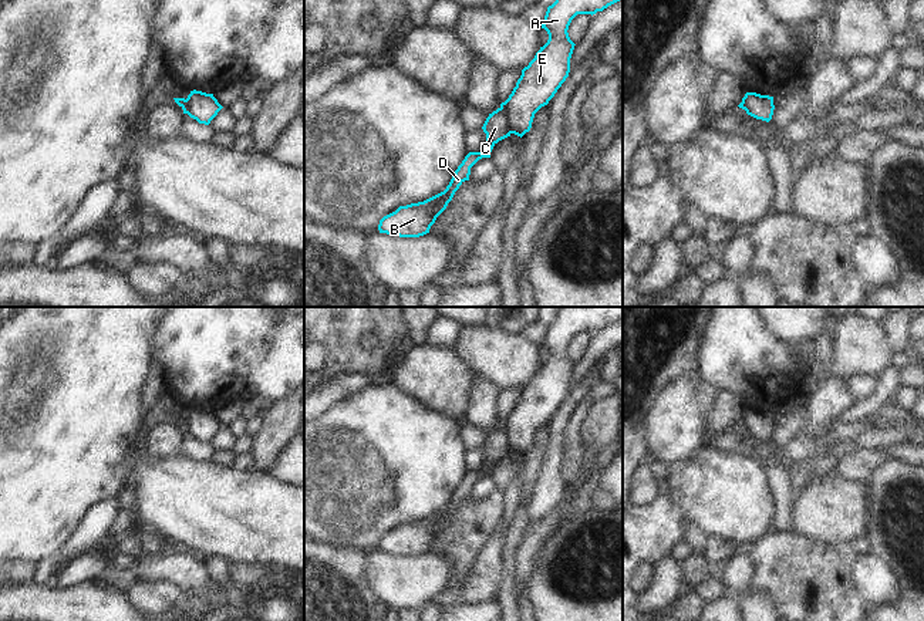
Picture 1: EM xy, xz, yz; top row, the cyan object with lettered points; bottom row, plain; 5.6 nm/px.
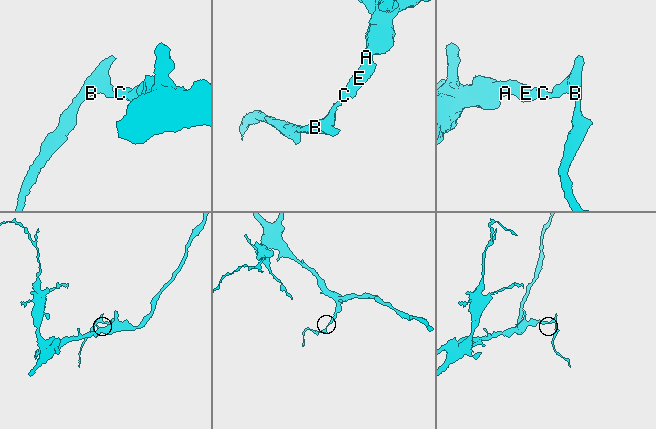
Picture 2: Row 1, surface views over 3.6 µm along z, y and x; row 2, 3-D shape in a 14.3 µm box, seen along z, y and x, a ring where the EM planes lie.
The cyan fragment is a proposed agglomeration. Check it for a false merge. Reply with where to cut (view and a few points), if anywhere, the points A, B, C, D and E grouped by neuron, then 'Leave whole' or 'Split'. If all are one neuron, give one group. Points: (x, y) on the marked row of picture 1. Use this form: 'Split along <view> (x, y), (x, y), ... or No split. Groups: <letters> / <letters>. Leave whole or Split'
Split along xz (501, 107), (511, 132). Groups: A E / B C D. Split.

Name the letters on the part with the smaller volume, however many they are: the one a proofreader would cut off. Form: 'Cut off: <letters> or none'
Cut off: B, C, D

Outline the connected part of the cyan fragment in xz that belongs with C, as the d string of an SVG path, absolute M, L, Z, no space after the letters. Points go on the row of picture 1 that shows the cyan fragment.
M498 108L486 118L483 126L486 145L480 152L469 152L455 171L446 189L424 202L399 206L380 220L380 233L399 237L419 237L429 233L436 217L446 209L459 186L469 180L471 168L482 158L490 158L493 146L510 136L507 117Z

